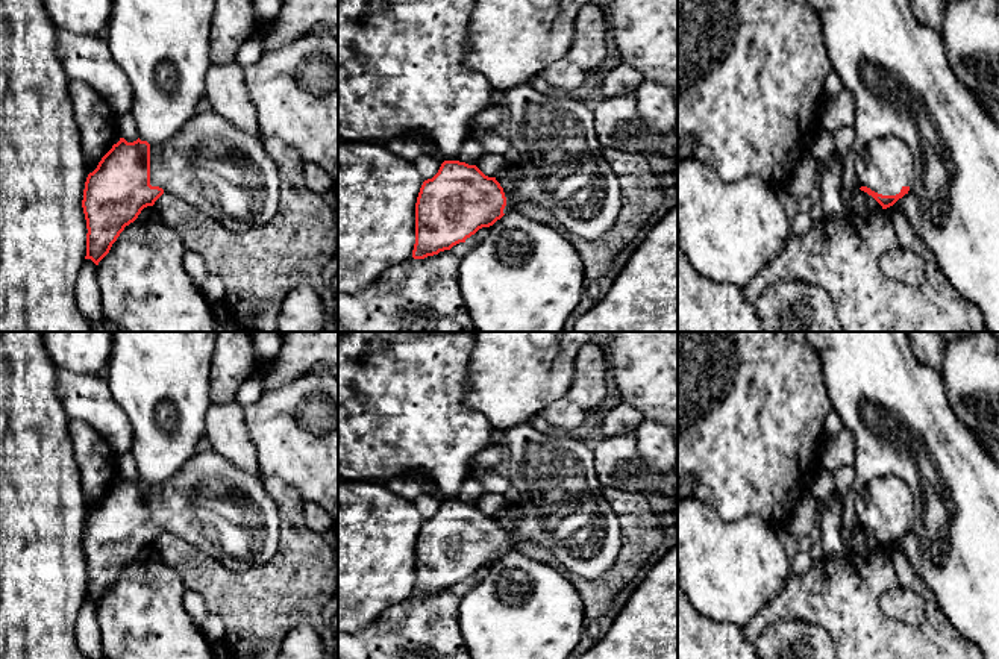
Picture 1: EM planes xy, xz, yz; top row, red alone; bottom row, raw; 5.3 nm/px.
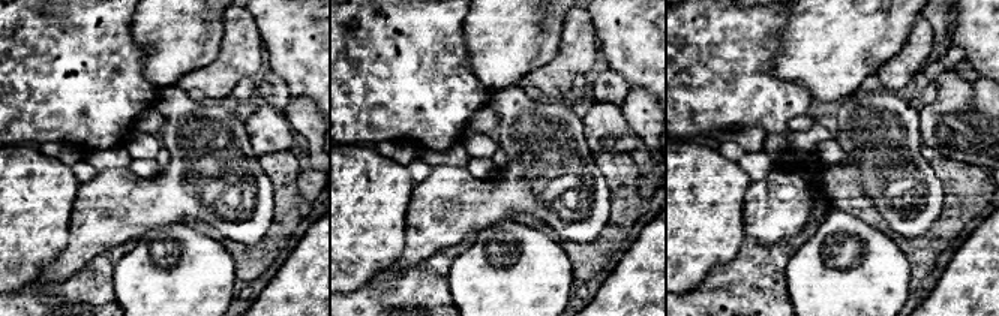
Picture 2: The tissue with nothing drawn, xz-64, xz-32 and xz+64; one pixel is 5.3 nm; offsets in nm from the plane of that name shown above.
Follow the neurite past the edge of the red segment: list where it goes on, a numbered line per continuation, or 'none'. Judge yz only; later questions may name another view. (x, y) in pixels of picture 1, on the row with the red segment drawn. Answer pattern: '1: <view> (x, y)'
1: yz (887, 165)

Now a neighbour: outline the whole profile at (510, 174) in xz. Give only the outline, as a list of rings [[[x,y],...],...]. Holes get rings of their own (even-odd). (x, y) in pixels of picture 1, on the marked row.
[[[506,164],[494,177],[503,189],[512,189],[514,185],[528,174],[526,167]]]

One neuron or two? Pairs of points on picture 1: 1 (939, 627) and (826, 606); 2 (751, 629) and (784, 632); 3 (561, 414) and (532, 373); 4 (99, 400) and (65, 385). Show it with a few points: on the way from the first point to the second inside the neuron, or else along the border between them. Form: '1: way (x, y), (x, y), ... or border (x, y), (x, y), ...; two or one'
1: way (911, 635), (869, 635), (854, 620); one
2: border (798, 618), (782, 618), (772, 623), (755, 643); two
3: border (573, 371), (570, 388), (537, 414); two
4: way (91, 400), (73, 390); one

